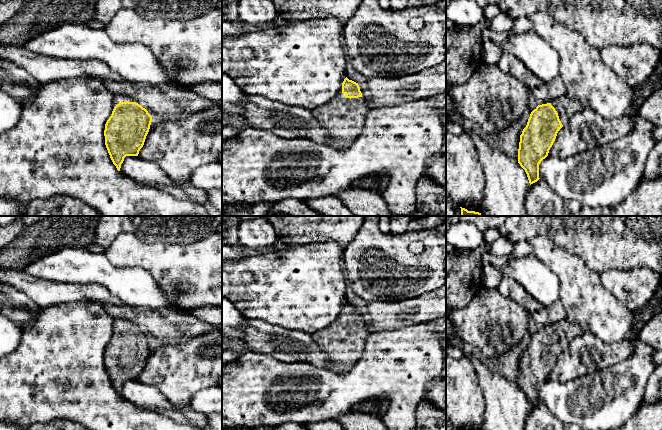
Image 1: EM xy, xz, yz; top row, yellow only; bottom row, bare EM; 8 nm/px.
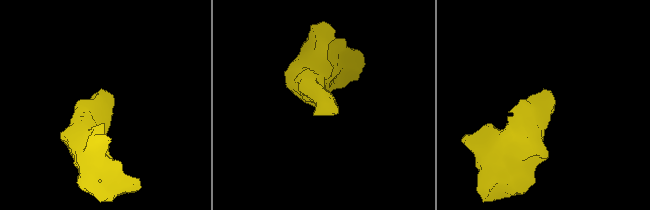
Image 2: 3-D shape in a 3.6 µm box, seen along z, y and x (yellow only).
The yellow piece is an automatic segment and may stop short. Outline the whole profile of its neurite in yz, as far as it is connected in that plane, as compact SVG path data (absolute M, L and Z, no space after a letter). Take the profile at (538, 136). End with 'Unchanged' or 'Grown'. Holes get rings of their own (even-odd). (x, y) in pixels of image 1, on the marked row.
M567 95L551 103L538 105L530 114L520 135L518 163L525 170L530 185L539 178L539 164L548 156L558 131L570 118L586 109L586 102Z. Grown

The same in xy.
M119 102L105 124L105 145L120 171L126 156L138 156L149 132L152 116L136 102Z. Unchanged

